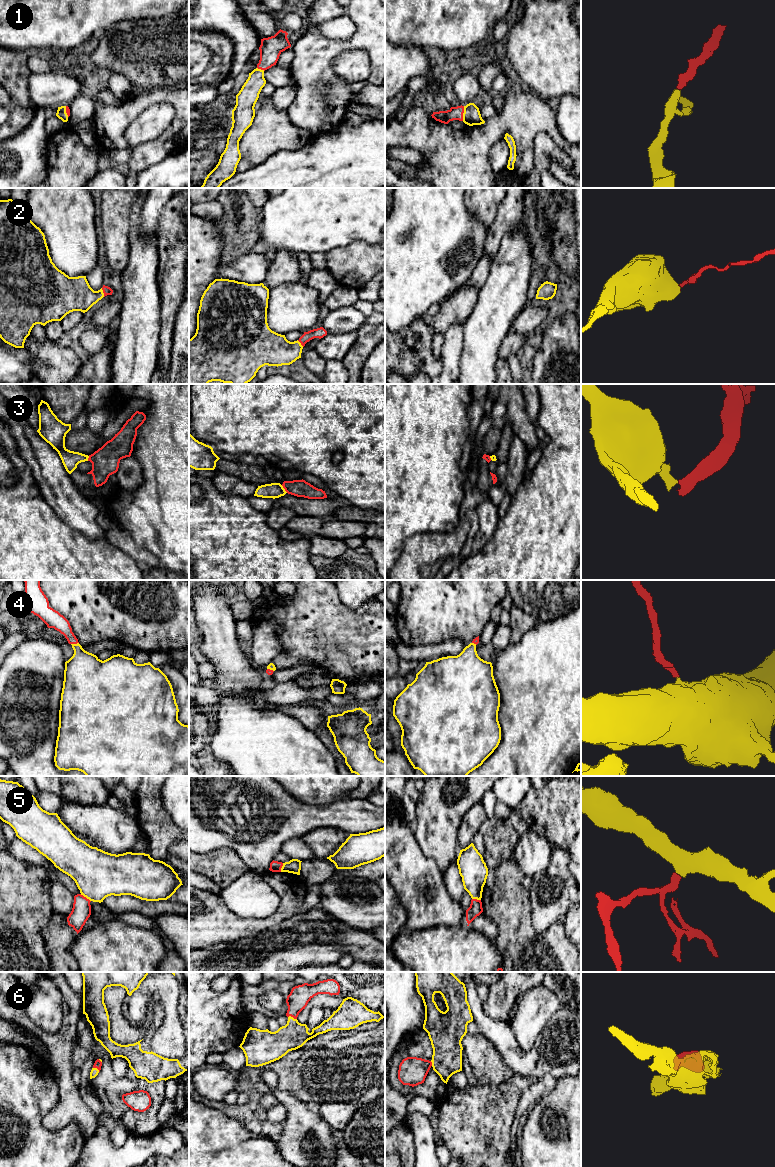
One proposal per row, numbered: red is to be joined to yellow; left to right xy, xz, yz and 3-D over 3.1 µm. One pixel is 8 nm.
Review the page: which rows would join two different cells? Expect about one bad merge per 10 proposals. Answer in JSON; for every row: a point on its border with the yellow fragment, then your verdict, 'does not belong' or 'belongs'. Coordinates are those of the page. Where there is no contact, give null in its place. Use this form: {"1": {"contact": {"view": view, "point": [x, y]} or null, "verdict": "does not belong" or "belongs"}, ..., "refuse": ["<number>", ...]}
{"1": {"contact": {"view": "yz", "point": [463, 113]}, "verdict": "belongs"}, "2": {"contact": {"view": "xy", "point": [102, 292]}, "verdict": "belongs"}, "3": {"contact": {"view": "xz", "point": [284, 489]}, "verdict": "does not belong"}, "4": {"contact": {"view": "xy", "point": [74, 644]}, "verdict": "belongs"}, "5": {"contact": {"view": "xy", "point": [85, 896]}, "verdict": "does not belong"}, "6": {"contact": {"view": "xz", "point": [292, 1017]}, "verdict": "belongs"}, "refuse": ["3", "5"]}

